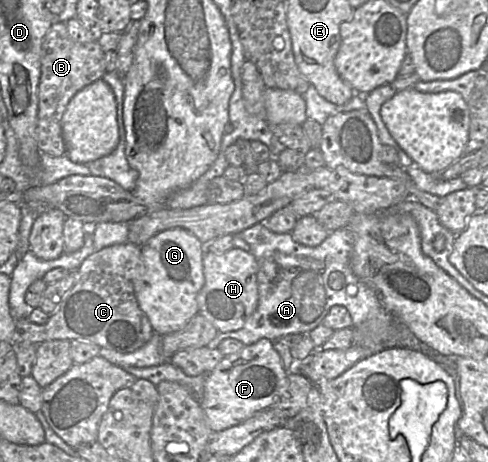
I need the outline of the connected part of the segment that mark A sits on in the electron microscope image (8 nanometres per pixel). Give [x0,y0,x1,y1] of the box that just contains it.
[207,223,381,348]

